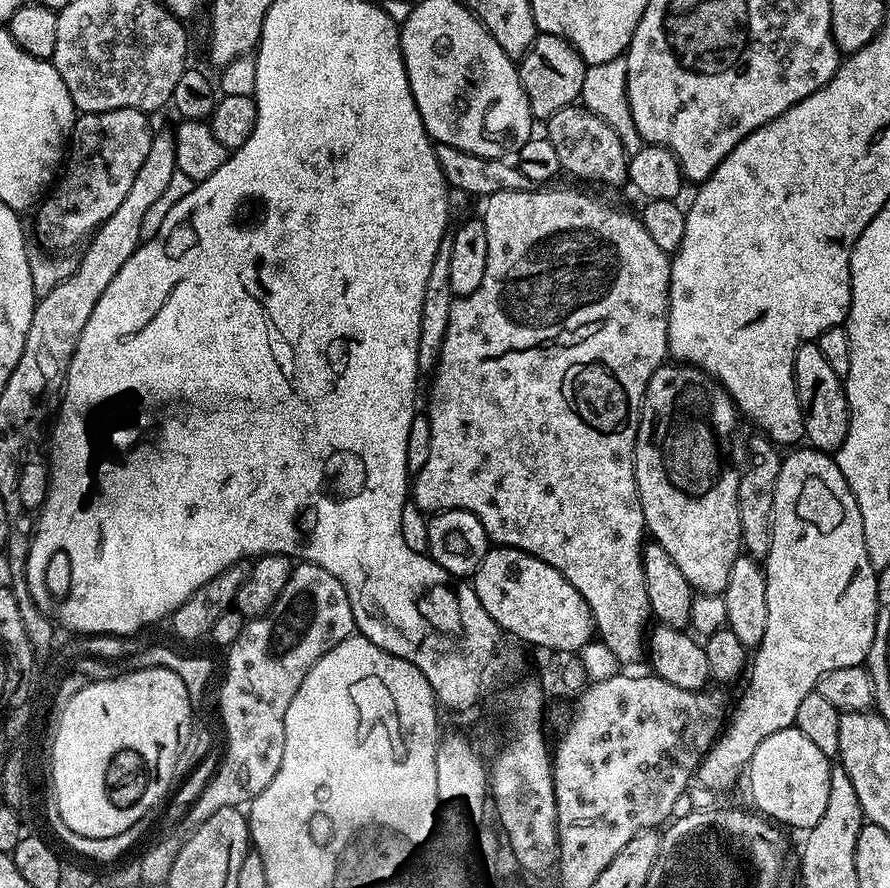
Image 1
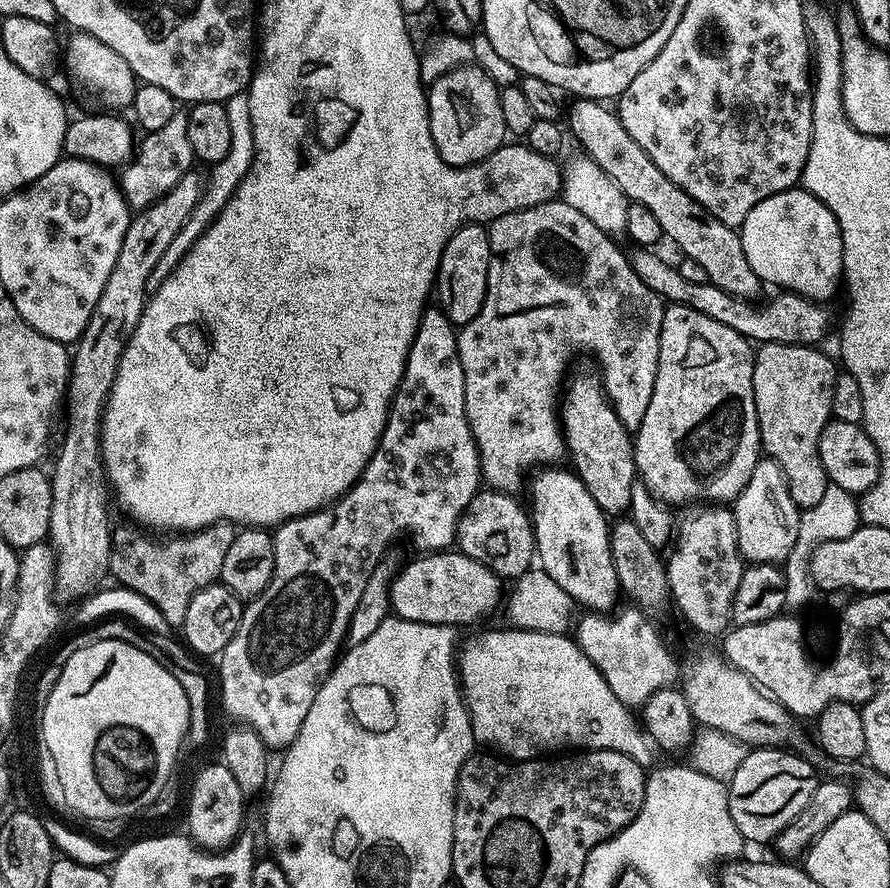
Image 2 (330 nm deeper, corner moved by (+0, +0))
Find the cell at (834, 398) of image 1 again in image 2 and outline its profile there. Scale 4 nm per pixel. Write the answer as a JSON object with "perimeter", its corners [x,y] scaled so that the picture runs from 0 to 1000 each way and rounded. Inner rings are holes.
{"perimeter":[[[652,110],[646,114],[647,118],[643,123],[637,123],[636,144],[639,150],[647,152],[647,158],[653,162],[655,170],[664,177],[690,205],[704,218],[707,226],[721,230],[727,233],[735,245],[739,245],[739,255],[747,267],[751,266],[792,306],[794,319],[809,323],[822,333],[830,334],[834,338],[848,339],[849,333],[856,323],[854,310],[843,300],[838,292],[838,282],[834,282],[831,262],[826,256],[796,239],[790,232],[781,225],[771,214],[766,214],[703,151],[703,142],[699,142],[696,130],[691,125],[683,123],[682,116],[673,113],[663,113]]]}

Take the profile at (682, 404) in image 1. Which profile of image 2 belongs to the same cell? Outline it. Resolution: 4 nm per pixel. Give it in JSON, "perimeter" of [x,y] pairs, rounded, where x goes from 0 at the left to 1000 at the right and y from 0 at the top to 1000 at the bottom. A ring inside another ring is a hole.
{"perimeter":[[[755,340],[747,346],[735,444],[730,444],[726,471],[721,471],[718,482],[712,486],[715,529],[718,539],[736,557],[743,561],[826,561],[838,543],[843,543],[843,534],[847,534],[849,524],[856,517],[854,476],[845,429],[848,402],[843,383],[829,372],[821,370],[773,342]]]}

